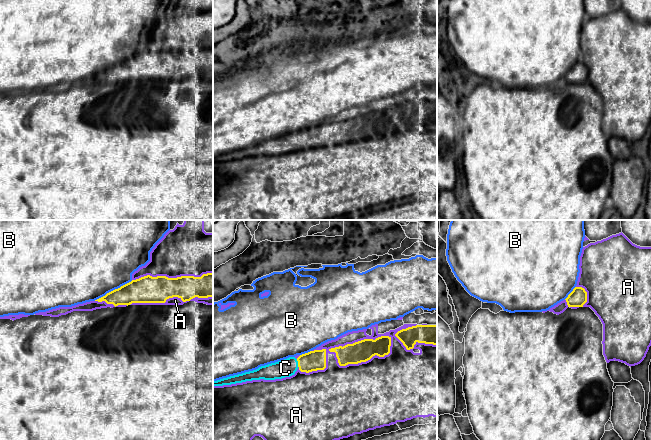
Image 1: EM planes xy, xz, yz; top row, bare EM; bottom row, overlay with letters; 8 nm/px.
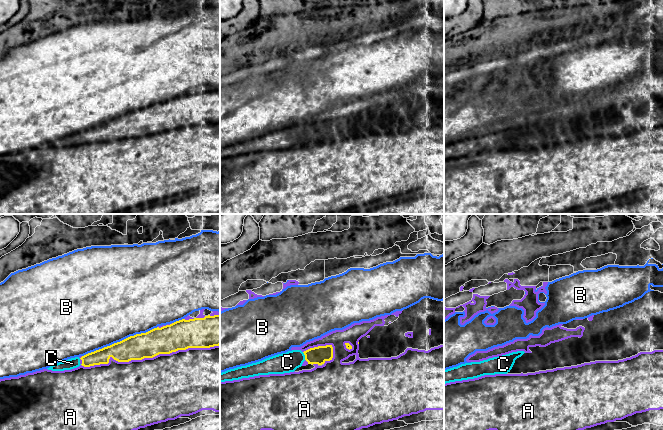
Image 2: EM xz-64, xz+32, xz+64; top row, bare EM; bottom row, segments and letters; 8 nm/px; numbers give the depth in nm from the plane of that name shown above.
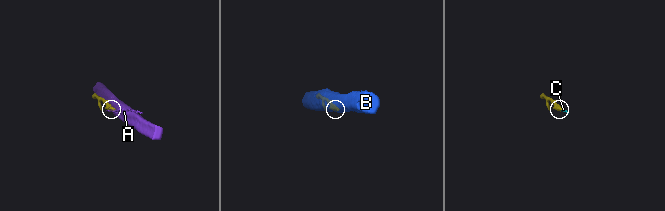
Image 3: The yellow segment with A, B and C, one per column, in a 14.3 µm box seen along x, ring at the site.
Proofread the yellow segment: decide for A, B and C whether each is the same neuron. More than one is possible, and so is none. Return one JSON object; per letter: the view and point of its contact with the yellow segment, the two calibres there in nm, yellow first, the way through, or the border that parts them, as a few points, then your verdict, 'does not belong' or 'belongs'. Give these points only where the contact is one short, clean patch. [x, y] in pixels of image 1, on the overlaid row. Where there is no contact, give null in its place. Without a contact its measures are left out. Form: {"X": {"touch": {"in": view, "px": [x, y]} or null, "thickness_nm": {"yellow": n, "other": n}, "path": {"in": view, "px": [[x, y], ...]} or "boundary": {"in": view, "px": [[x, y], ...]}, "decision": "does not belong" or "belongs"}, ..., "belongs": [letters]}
{"A": {"touch": {"in": "xz", "px": [359, 341]}, "thickness_nm": {"yellow": 170, "other": 170}, "decision": "does not belong"}, "B": {"touch": {"in": "xy", "px": [113, 290]}, "thickness_nm": {"yellow": 200, "other": 500}, "decision": "does not belong"}, "C": {"touch": {"in": "xz", "px": [298, 363]}, "thickness_nm": {"yellow": 160, "other": 140}, "path": {"in": "xz", "px": [[315, 360], [298, 363], [292, 363], [285, 368]]}, "decision": "belongs"}, "belongs": ["C"]}

